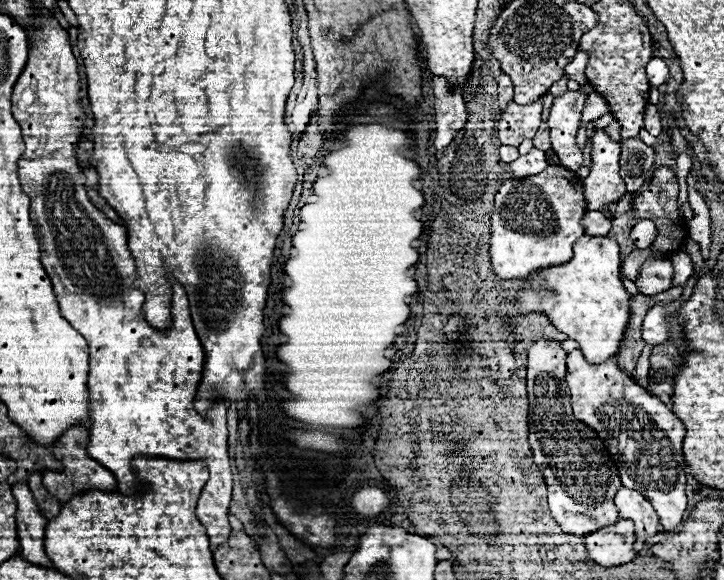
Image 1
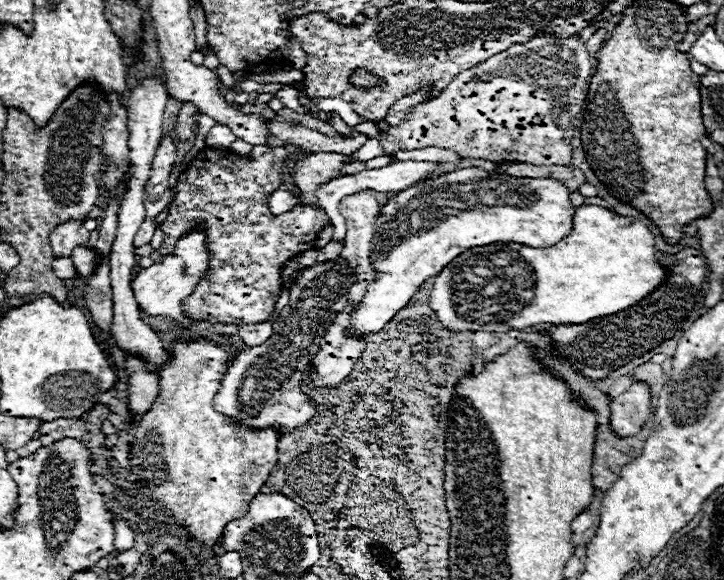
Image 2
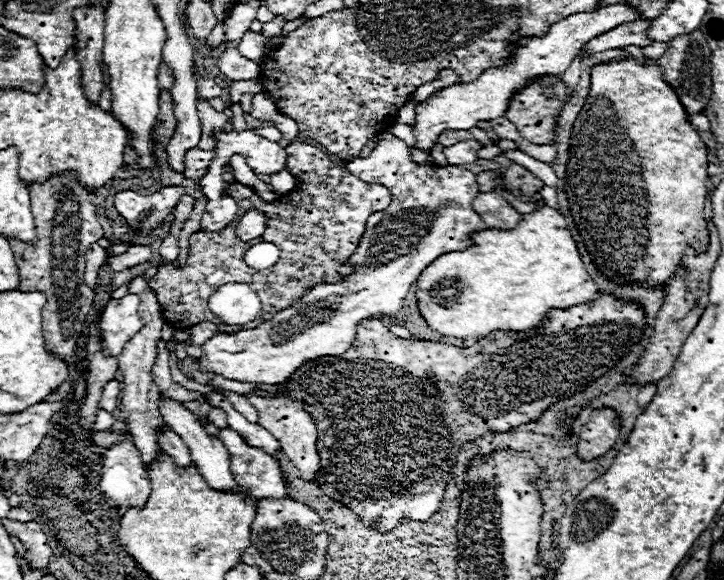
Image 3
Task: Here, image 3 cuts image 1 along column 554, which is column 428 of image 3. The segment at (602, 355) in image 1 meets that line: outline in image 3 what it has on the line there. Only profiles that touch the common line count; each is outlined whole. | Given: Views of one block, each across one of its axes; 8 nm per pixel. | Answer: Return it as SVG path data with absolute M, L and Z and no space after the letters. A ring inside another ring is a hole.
M542 206L540 210L526 214L526 218L522 218L516 228L510 230L500 230L500 228L488 228L488 232L474 232L472 234L474 246L466 248L464 252L448 252L446 256L438 256L428 268L424 268L424 272L420 274L420 278L416 280L416 302L418 302L418 310L422 314L422 318L426 320L428 328L432 328L434 332L442 334L442 336L452 336L452 338L484 338L494 330L530 330L536 324L540 324L540 320L544 318L544 314L550 308L560 308L566 310L570 306L576 304L586 304L590 300L594 300L598 296L598 288L594 284L594 280L588 276L588 272L584 270L584 264L580 260L580 254L576 250L576 242L572 240L570 230L566 228L564 218L550 206Z

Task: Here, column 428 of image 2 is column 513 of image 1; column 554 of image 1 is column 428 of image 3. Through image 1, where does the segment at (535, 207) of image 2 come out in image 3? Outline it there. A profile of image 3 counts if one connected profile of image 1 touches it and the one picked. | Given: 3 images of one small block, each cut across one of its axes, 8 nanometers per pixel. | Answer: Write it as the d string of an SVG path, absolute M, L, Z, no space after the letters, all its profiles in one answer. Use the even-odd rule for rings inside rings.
M390 130L382 132L376 140L376 148L368 158L352 158L344 162L348 172L352 172L356 178L370 182L370 184L384 184L392 194L392 204L384 208L382 212L374 212L368 222L364 236L360 240L360 246L356 254L348 260L352 264L362 264L362 268L346 276L344 282L338 284L320 284L312 288L304 298L300 298L294 306L278 312L272 320L260 324L252 330L240 330L234 334L216 334L212 336L204 346L204 354L200 358L198 370L200 372L214 372L222 374L224 378L238 380L238 382L252 382L252 384L282 384L290 374L294 374L304 362L320 358L320 356L340 356L344 354L354 336L356 336L356 324L370 316L382 316L382 314L394 314L402 308L402 300L410 292L412 284L418 280L422 270L432 264L438 256L446 252L456 252L468 248L472 242L468 238L470 232L486 230L480 216L472 210L472 198L478 194L476 174L464 170L464 168L440 168L440 166L420 166L412 162L410 148L396 138Z

